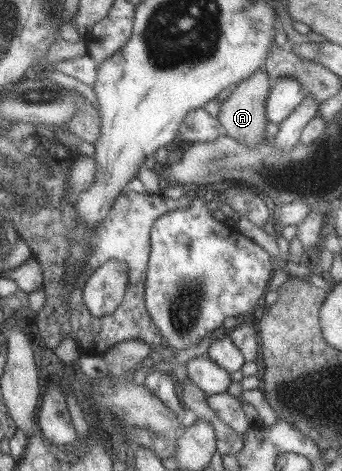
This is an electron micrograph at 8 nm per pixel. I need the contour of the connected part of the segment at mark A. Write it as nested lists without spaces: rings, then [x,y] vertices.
[[[261,67],[245,80],[238,82],[230,95],[221,101],[216,119],[220,122],[222,133],[243,146],[258,146],[260,142],[264,142],[263,132],[268,122],[264,108],[272,85],[271,78]]]

